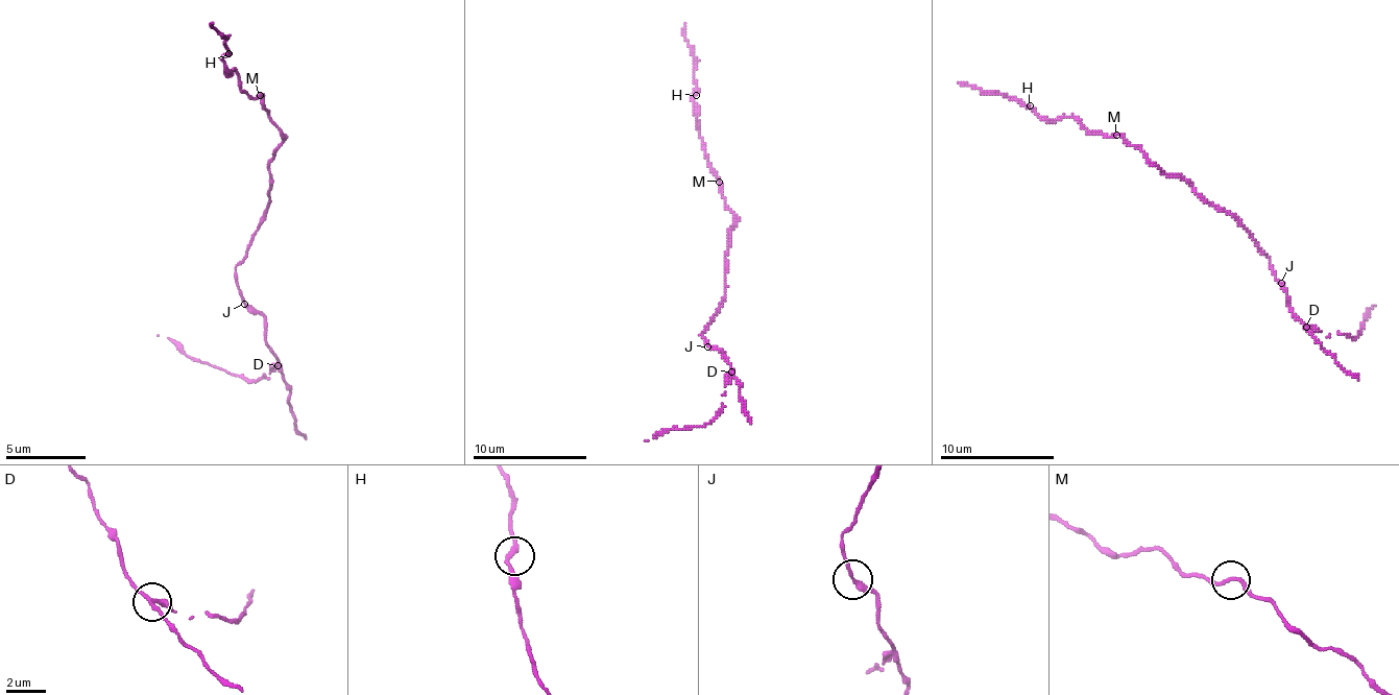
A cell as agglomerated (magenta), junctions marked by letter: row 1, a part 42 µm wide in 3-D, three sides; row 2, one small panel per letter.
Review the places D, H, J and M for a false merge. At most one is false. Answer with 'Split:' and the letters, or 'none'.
Split: D

